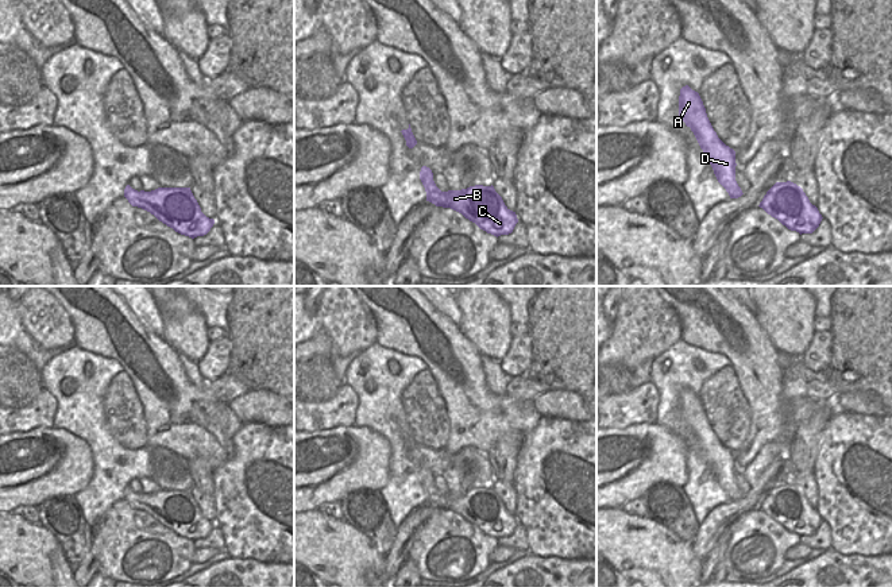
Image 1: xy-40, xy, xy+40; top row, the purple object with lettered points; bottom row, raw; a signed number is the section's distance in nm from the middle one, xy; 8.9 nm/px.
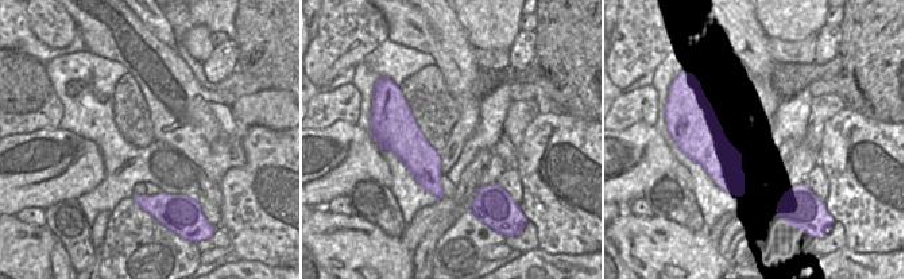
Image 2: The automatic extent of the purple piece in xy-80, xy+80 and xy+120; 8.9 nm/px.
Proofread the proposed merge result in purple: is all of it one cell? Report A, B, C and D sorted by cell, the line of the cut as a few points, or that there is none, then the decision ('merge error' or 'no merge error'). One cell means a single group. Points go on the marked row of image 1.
groups A B C D; cut none; no merge error

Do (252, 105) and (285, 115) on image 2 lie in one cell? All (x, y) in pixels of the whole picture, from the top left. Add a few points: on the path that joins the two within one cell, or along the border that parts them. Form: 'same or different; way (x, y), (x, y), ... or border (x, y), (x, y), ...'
same; way (260, 108), (277, 109)

